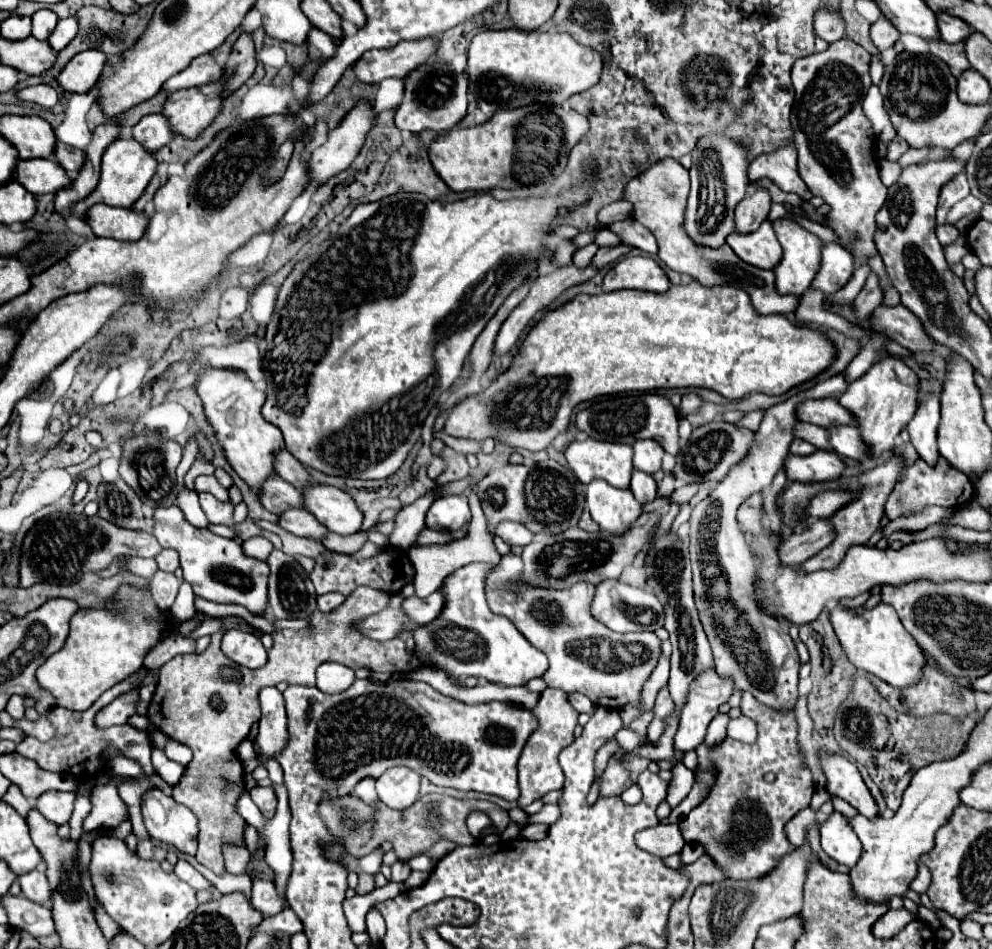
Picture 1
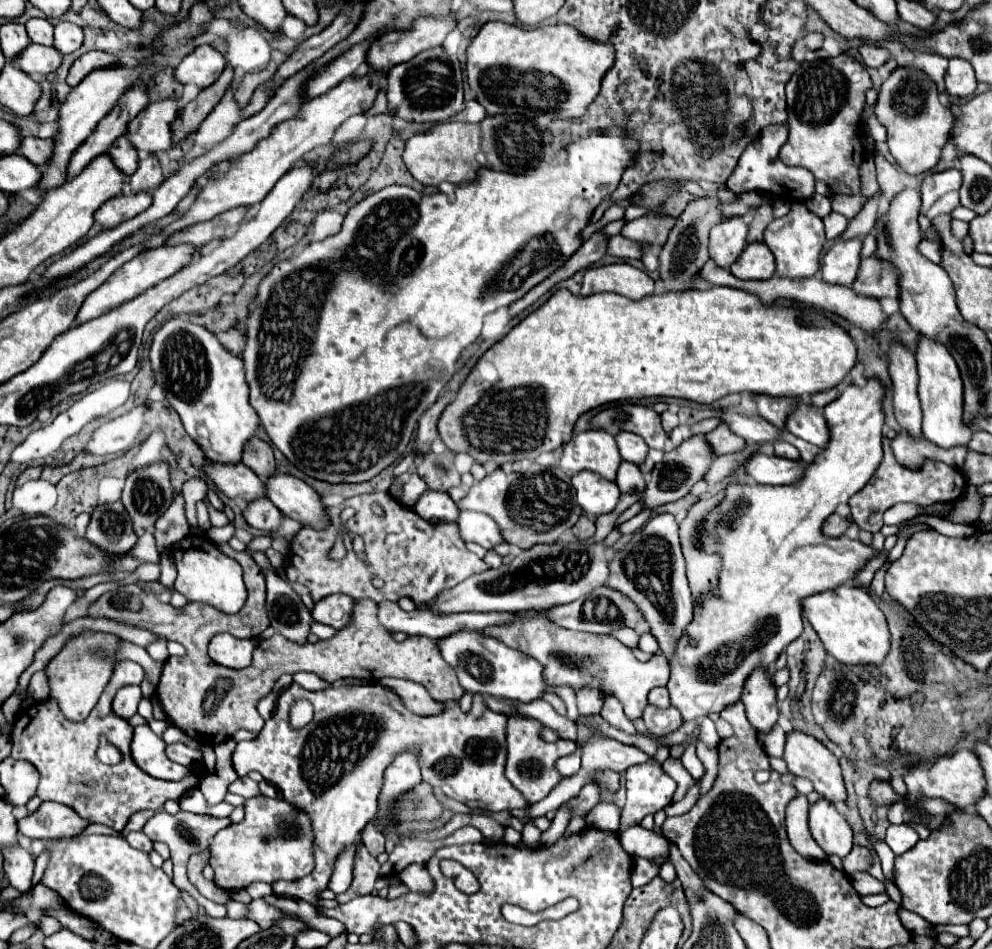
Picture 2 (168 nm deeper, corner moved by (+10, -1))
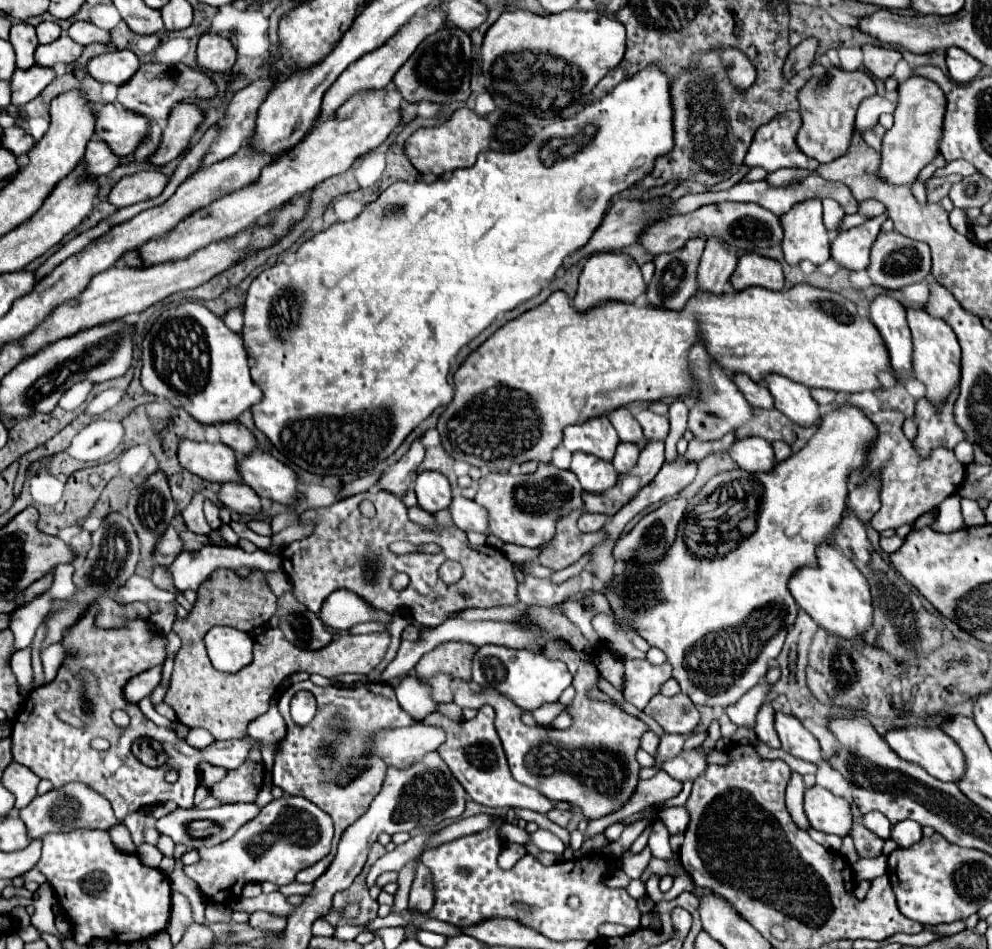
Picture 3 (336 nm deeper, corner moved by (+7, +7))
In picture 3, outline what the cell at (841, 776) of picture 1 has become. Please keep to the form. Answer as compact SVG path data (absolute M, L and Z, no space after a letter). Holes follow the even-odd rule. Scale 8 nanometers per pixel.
M775 712L775 732L783 744L783 750L789 754L803 758L807 762L819 764L823 754L817 738L805 730L805 726L791 714L785 712Z

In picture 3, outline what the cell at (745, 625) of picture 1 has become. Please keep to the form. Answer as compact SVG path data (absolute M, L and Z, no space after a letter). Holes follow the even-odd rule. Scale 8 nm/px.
M771 704L761 706L761 710L757 714L757 720L755 720L755 734L769 748L781 748L777 732L773 728L773 714L775 714L775 710L773 710Z

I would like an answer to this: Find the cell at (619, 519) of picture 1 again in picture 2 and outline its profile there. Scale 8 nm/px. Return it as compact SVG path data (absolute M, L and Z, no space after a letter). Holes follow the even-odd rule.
M592 472L576 474L572 478L572 484L576 488L576 498L578 498L580 508L590 518L598 518L602 514L612 512L620 500L618 486Z

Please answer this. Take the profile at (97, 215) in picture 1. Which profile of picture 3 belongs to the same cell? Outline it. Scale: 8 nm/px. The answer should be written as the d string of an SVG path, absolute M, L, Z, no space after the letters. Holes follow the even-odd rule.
M155 170L125 176L111 190L109 202L115 204L117 208L125 208L149 198L157 198L167 186L167 182L169 182L169 176Z

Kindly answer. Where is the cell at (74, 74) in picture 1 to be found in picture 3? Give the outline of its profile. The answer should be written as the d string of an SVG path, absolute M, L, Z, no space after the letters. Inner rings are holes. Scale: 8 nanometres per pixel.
M131 50L121 52L107 52L103 56L97 56L87 64L89 74L99 82L109 82L115 86L125 84L139 68L139 58Z

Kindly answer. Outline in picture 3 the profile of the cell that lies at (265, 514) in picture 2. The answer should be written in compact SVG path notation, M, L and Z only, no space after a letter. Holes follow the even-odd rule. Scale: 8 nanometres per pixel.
M239 482L219 484L217 496L223 506L227 506L229 510L233 510L237 514L255 516L261 510L261 498L255 496L255 492L251 492L251 488L247 488L245 484L239 484Z

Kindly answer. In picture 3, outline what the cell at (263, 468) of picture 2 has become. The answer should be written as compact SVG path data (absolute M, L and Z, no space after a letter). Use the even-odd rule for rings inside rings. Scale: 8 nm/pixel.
M223 422L223 424L215 424L215 428L219 430L221 442L225 446L229 446L237 456L243 456L251 450L257 448L257 440L255 436L239 422Z

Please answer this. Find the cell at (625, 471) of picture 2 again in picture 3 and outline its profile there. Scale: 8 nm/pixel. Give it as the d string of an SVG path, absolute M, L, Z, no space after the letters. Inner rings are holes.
M619 442L615 458L613 458L613 466L617 472L627 472L627 468L631 468L631 464L635 464L639 456L639 448L637 444L631 442Z

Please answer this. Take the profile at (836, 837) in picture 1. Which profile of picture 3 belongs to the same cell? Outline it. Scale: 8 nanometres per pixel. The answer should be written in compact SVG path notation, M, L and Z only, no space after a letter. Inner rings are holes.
M821 786L805 790L805 814L815 830L847 836L851 830L851 806L845 798L831 794Z

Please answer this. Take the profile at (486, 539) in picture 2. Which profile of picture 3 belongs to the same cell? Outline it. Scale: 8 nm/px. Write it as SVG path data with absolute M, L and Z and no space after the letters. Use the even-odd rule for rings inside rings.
M453 496L447 510L449 510L455 526L461 528L463 532L469 532L469 530L487 532L487 514L473 500L467 500L463 496Z

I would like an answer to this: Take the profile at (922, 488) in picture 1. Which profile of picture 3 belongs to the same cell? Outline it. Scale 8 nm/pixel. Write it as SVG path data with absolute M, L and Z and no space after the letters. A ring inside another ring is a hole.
M863 410L867 418L875 424L877 428L877 438L867 450L867 460L861 470L853 470L849 480L853 484L861 484L867 476L877 472L881 466L881 510L871 518L871 526L881 532L887 528L899 528L901 524L913 522L927 510L939 506L947 496L955 494L965 478L965 466L957 462L953 450L947 448L935 448L927 458L921 458L913 446L911 440L905 438L903 434L903 420L905 416L897 410L879 410L879 412L869 412Z

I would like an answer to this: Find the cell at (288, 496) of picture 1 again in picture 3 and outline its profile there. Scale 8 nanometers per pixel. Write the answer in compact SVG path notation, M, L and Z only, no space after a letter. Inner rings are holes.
M179 440L177 444L177 460L179 464L201 476L207 482L221 484L223 480L239 480L235 472L237 456L225 444L209 444L195 440Z

